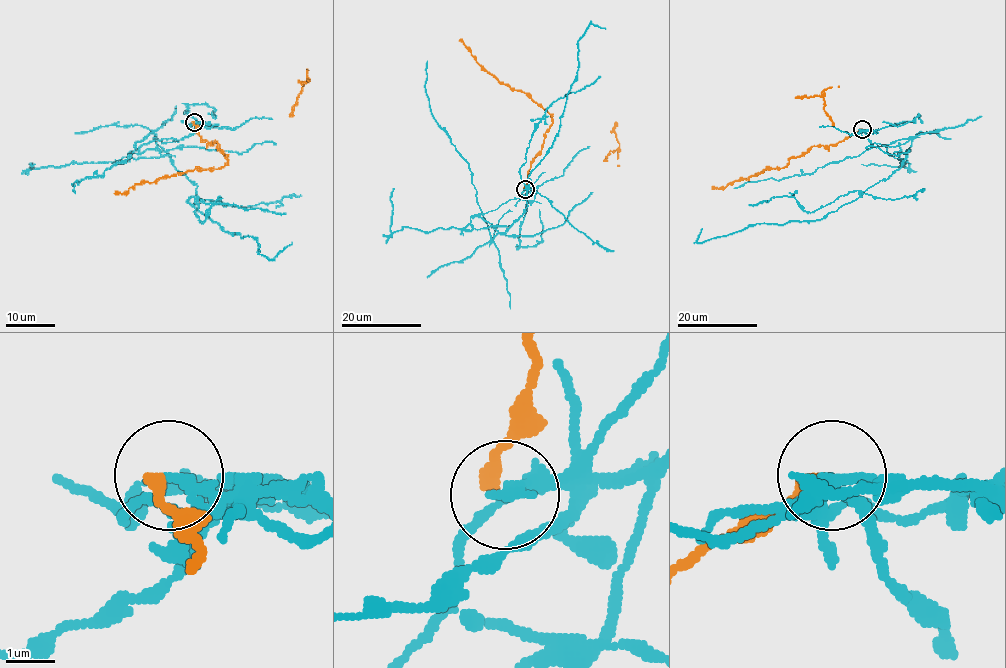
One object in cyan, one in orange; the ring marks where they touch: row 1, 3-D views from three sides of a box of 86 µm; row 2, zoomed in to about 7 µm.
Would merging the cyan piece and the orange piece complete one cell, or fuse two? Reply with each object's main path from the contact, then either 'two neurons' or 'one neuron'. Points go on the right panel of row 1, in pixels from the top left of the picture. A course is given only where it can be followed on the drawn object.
course cyan (862, 129), (889, 155), (905, 153), (903, 164), (858, 197), (817, 220), (753, 224), (698, 242), (702, 228); course orange (862, 129), (835, 144), (813, 146), (799, 156), (791, 157), (783, 168), (767, 168), (725, 187), (712, 187); two neurons

